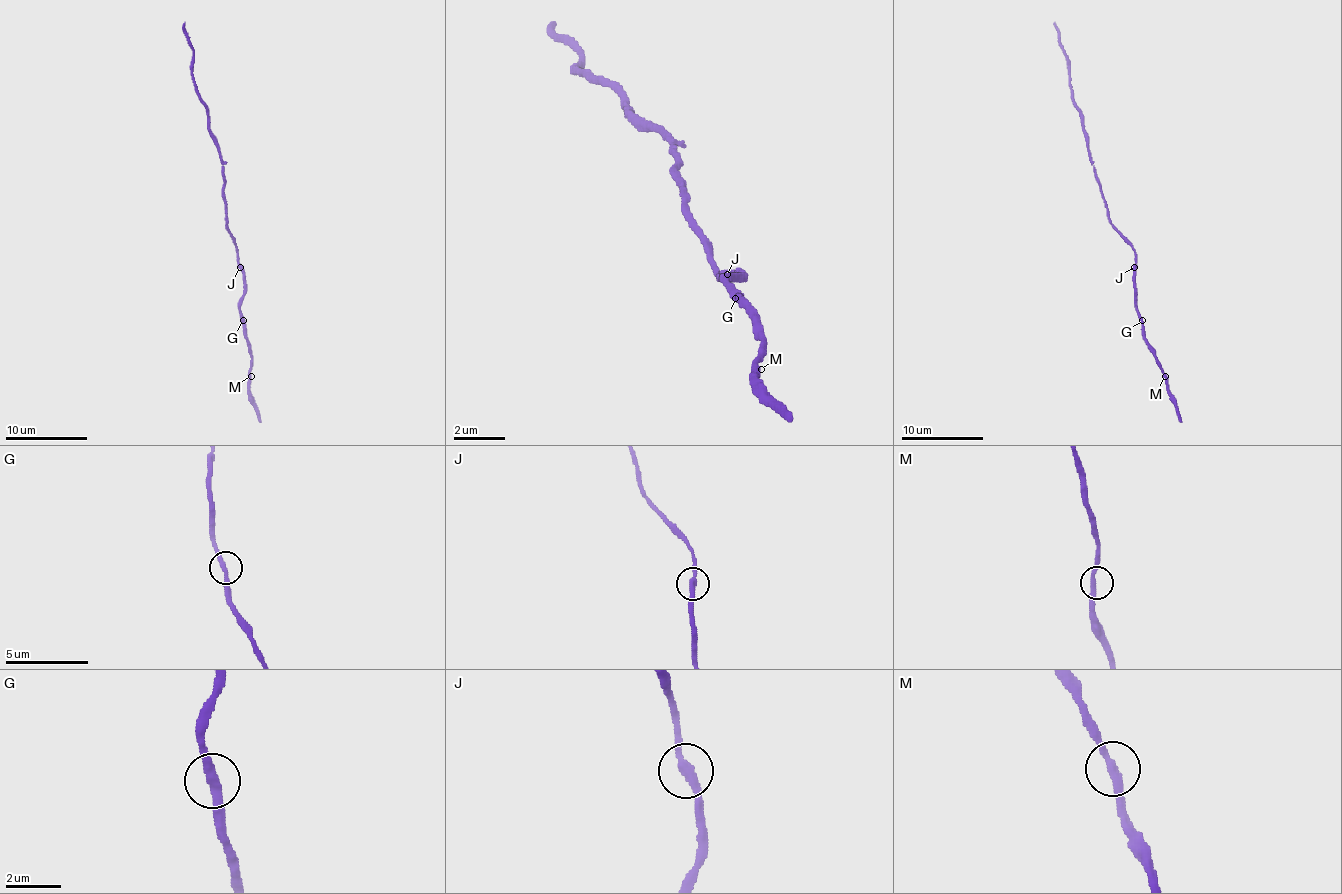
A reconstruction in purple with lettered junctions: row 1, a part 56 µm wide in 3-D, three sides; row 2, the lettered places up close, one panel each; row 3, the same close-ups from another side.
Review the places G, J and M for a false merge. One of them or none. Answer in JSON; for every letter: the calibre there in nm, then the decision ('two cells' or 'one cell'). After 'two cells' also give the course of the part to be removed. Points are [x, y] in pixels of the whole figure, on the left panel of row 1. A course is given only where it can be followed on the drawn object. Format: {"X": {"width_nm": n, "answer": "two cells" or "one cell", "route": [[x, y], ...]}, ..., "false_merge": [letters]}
{"G": {"width_nm": 320, "answer": "one cell"}, "J": {"width_nm": 300, "answer": "one cell"}, "M": {"width_nm": 280, "answer": "one cell"}, "false_merge": []}

